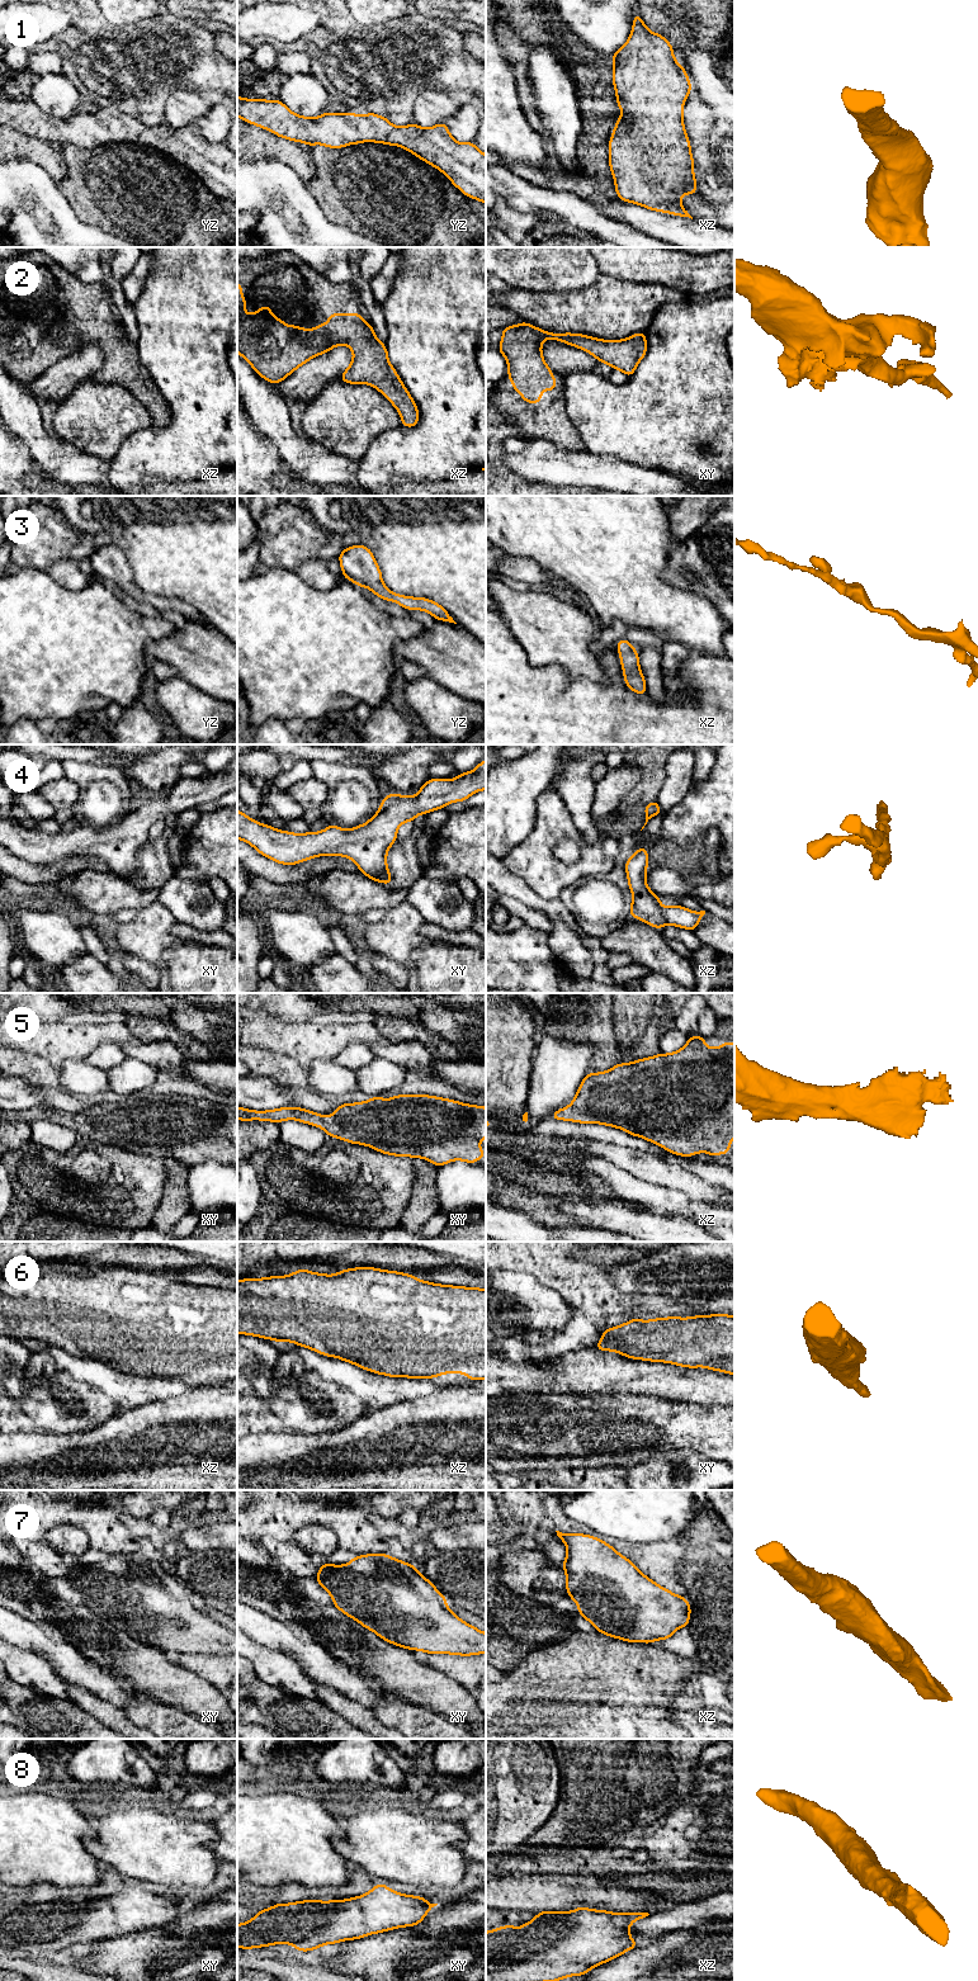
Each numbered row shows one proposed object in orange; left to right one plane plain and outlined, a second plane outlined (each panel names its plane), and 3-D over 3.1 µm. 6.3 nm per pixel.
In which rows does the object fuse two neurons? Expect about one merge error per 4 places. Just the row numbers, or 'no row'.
no row

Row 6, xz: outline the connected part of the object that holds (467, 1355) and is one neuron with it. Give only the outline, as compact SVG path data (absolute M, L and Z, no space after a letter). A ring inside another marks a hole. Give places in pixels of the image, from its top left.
M356 1267L325 1275L302 1268L287 1276L237 1280L237 1334L292 1342L389 1377L430 1380L458 1372L471 1381L486 1379L486 1290L433 1283L397 1271Z

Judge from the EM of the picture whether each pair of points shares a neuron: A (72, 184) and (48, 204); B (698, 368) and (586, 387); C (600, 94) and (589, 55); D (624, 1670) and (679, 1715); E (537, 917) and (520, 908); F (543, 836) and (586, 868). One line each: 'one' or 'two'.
A: two
B: one
C: one
D: two
E: one
F: one

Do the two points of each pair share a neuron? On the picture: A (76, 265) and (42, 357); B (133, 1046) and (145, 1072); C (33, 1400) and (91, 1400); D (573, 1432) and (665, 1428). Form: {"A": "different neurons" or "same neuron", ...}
{"A": "different neurons", "B": "different neurons", "C": "same neuron", "D": "same neuron"}

